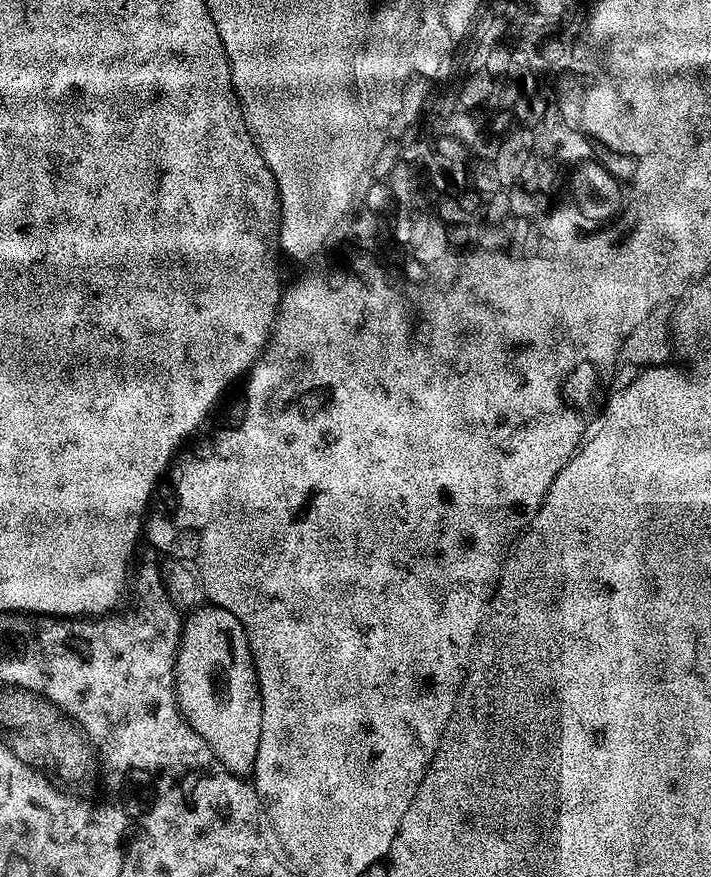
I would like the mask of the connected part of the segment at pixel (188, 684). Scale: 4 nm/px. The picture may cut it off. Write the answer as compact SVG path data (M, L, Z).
M207 606L208 608L197 607L195 611L189 615L182 624L182 635L180 637L180 651L176 654L176 673L177 673L177 699L184 713L185 720L191 724L192 729L198 734L202 734L202 738L206 738L206 742L214 750L214 754L221 762L225 764L230 771L237 774L251 773L252 768L256 765L258 758L258 742L262 738L262 720L263 720L263 698L260 696L260 679L256 676L256 662L252 657L252 650L248 645L246 638L246 628L242 626L242 622L238 622L238 618L234 618L234 614L230 614L230 610L218 608L215 606Z

